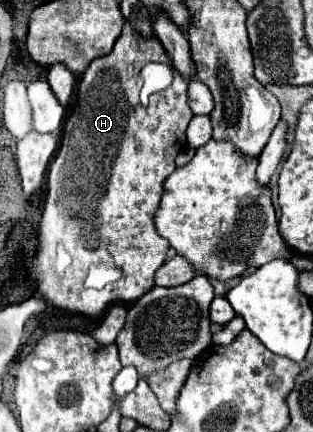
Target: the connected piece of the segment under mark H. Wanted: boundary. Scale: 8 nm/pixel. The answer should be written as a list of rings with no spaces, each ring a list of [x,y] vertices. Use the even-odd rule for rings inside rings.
[[[124,23],[122,35],[116,39],[114,49],[108,55],[104,55],[100,59],[94,59],[88,65],[88,69],[84,71],[82,81],[78,85],[78,103],[84,103],[84,105],[78,105],[74,109],[74,113],[68,117],[68,121],[64,125],[64,133],[62,133],[62,145],[60,145],[60,149],[58,149],[58,153],[56,153],[56,157],[50,163],[50,169],[48,169],[48,179],[46,179],[48,197],[46,197],[42,221],[40,221],[40,227],[38,227],[40,245],[38,245],[30,275],[36,281],[38,293],[48,303],[52,303],[54,307],[74,311],[74,313],[82,313],[82,315],[88,315],[88,317],[100,317],[108,309],[110,303],[132,303],[154,287],[154,273],[162,267],[162,263],[166,259],[166,251],[170,249],[168,241],[164,241],[164,237],[160,237],[156,233],[154,213],[158,209],[158,203],[160,203],[160,197],[162,197],[162,191],[164,191],[162,185],[164,185],[168,173],[172,173],[176,169],[174,159],[186,147],[186,130],[190,119],[194,117],[194,113],[188,107],[188,81],[184,77],[180,77],[180,74],[173,68],[162,43],[158,41],[158,37],[156,35],[140,37],[140,33],[136,35],[136,31],[128,23]]]

